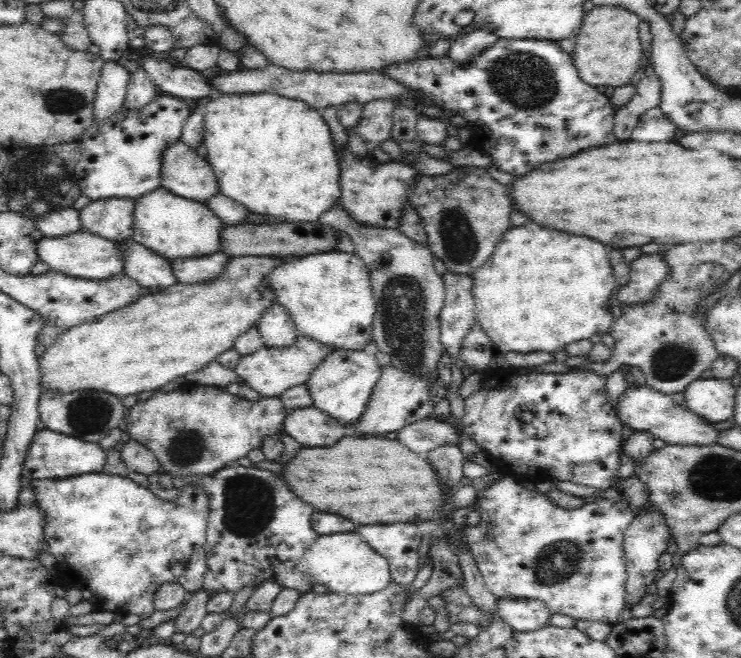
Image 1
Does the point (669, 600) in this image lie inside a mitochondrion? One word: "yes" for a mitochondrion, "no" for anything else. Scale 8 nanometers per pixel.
no

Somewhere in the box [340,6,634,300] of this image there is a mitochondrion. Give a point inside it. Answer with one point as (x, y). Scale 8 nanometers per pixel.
(525, 79)

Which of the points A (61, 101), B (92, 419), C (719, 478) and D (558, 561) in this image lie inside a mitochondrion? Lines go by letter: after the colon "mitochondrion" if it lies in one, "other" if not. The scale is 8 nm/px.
A: mitochondrion
B: mitochondrion
C: mitochondrion
D: mitochondrion

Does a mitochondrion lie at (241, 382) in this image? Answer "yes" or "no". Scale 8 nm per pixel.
no

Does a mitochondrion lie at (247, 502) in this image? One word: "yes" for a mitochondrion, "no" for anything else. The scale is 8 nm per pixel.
yes

